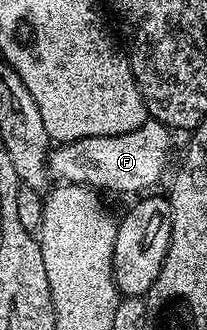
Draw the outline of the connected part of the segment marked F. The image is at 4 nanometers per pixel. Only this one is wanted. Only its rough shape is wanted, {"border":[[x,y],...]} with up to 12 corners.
{"border":[[148,120],[121,136],[56,145],[55,184],[151,192],[172,131]]}

